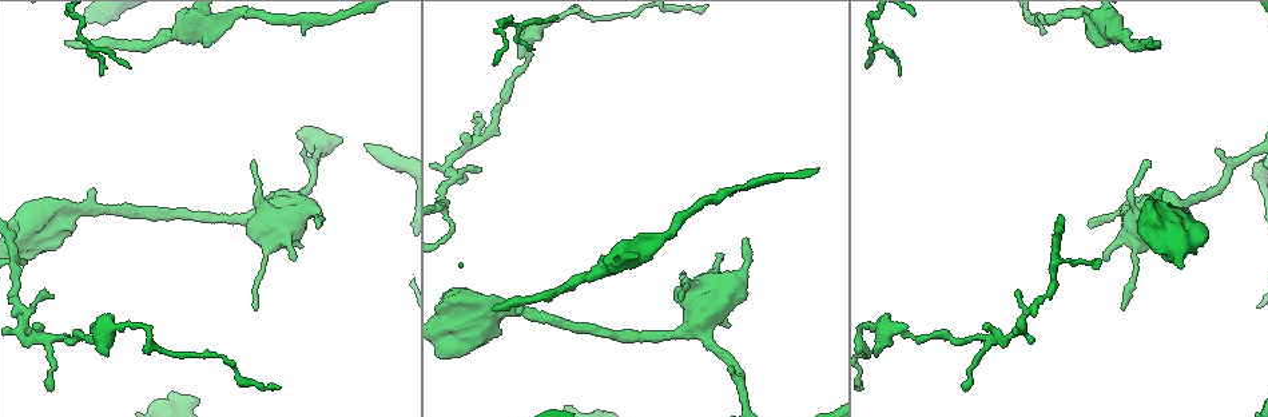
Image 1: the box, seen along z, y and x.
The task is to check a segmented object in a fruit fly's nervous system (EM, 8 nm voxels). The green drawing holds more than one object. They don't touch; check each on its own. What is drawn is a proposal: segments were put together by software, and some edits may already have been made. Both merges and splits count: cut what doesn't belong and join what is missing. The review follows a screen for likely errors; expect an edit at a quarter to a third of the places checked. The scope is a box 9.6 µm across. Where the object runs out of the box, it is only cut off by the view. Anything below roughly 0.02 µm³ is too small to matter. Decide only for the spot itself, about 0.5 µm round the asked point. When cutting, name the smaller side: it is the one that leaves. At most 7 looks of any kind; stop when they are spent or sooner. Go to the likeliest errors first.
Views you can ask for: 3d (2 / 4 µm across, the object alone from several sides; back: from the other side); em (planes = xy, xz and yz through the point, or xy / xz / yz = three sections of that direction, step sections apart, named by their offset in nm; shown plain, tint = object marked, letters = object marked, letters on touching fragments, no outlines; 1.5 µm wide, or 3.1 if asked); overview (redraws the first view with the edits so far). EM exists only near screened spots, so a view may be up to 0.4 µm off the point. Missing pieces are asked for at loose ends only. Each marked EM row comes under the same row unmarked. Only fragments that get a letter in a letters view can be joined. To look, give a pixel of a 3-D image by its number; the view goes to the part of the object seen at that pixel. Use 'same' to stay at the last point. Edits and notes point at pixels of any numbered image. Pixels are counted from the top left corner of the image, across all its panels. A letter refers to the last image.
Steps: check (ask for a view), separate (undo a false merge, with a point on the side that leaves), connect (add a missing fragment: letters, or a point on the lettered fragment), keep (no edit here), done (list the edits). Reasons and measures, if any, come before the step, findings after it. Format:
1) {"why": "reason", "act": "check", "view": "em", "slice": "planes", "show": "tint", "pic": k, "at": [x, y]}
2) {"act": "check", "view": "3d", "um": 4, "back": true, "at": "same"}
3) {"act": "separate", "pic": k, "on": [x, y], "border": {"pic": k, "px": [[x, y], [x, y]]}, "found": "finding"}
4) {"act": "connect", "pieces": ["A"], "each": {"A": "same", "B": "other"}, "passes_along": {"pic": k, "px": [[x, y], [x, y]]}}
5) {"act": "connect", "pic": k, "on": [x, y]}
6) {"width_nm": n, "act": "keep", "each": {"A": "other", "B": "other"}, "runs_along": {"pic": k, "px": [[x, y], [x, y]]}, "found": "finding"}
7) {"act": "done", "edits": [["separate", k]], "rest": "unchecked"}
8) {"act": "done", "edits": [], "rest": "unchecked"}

{"why": "end of a long branch", "act": "check", "view": "em", "slice": "planes", "show": "letters", "pic": 1, "at": [66, 40]}

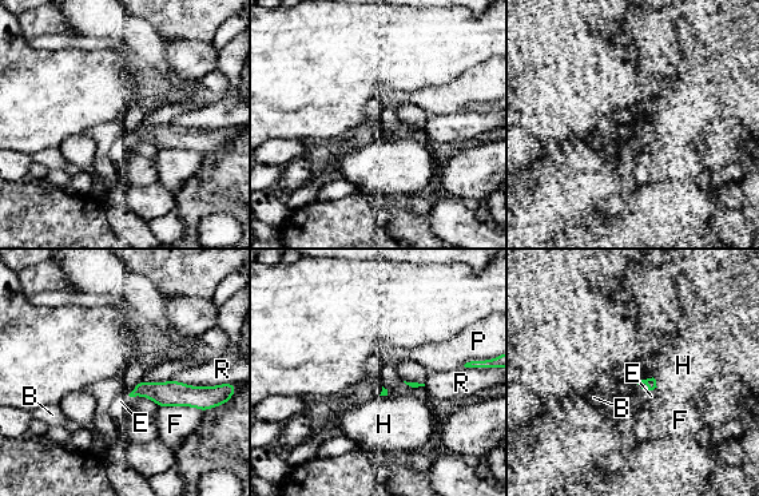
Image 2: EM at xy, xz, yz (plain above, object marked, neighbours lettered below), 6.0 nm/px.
{"act": "connect", "pieces": ["E"], "each": {"B": "other", "E": "same", "F": "other", "H": "other", "P": "other", "R": "other"}, "found": "the cell continues"}

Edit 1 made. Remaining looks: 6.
{"why": "thin end", "act": "check", "view": "em", "slice": "xy", "step": 4, "show": "letters", "pic": 1, "at": [459, 181]}

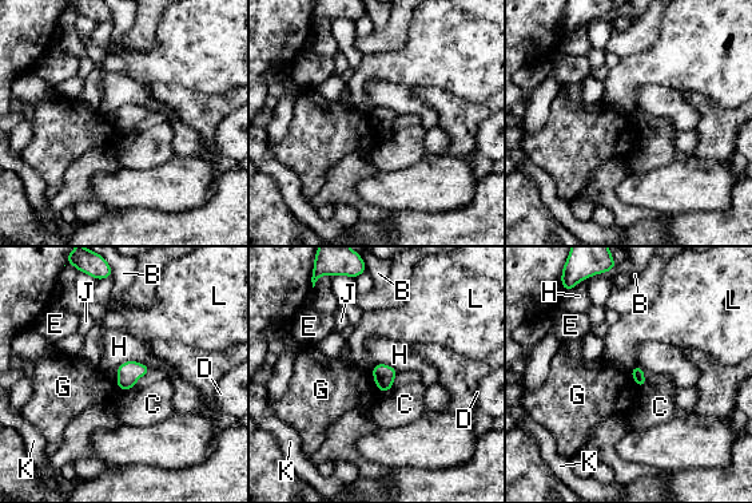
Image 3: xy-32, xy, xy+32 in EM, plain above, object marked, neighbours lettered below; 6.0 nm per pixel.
{"why": "another direction", "act": "check", "view": "em", "slice": "planes", "show": "letters", "at": "same"}

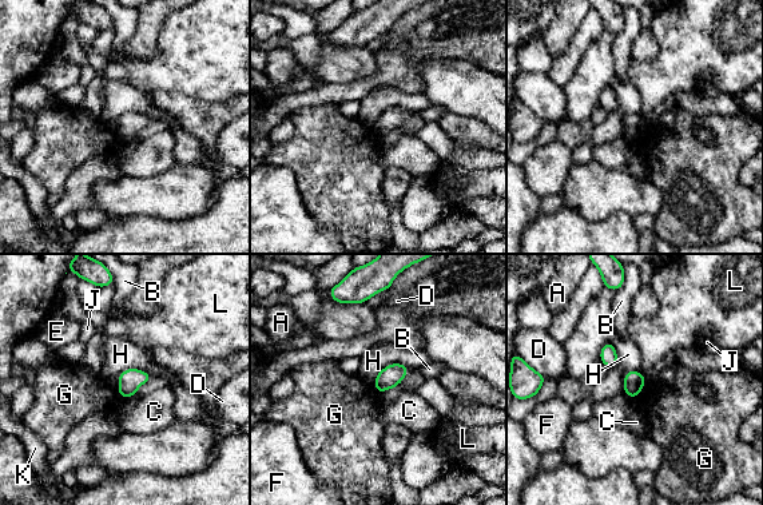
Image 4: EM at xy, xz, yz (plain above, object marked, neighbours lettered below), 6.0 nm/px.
{"width_nm": 130, "act": "keep", "each": {"A": "other", "B": "other", "C": "other", "D": "other", "E": "other", "F": "other", "G": "other", "H": "other", "J": "other", "K": "other", "L": "other"}, "border": {"pic": 4, "px": [[153, 376], [124, 369], [116, 388]]}, "found": "no lettered fragment goes on from it"}

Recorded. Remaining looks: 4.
{"why": "free end", "act": "check", "view": "em", "slice": "yz", "step": 8, "show": "tint", "pic": 1, "at": [966, 388]}

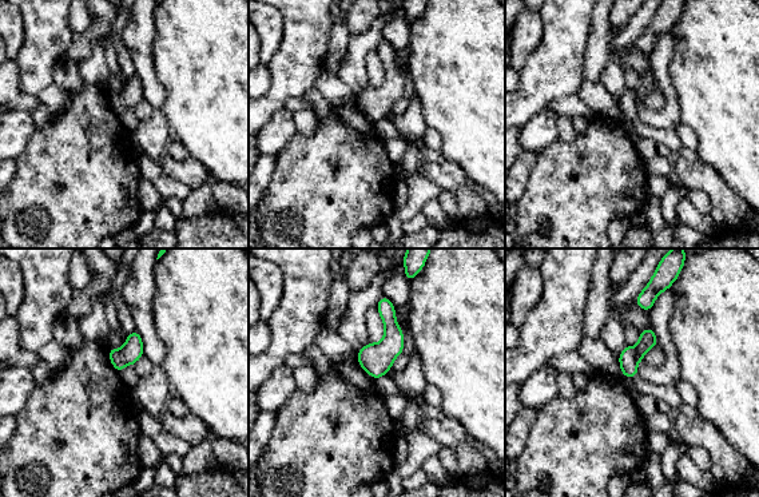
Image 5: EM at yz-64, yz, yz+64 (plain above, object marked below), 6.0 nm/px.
{"act": "check", "view": "em", "slice": "planes", "show": "tint", "at": "same"}

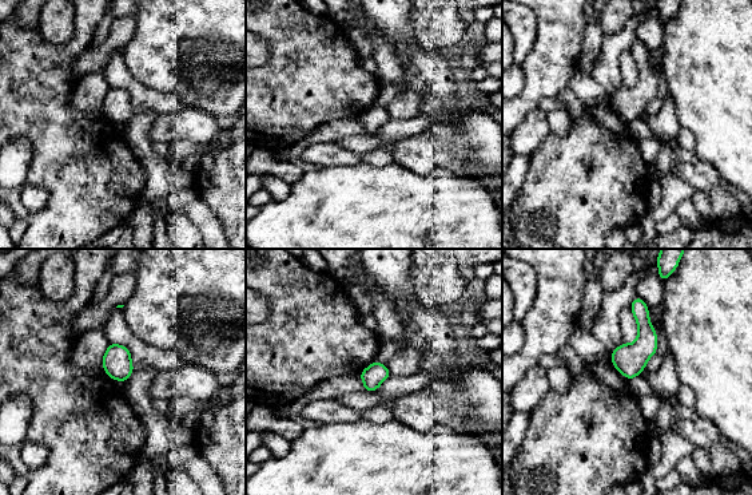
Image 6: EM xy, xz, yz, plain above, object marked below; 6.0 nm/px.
{"why": "see the neighbours", "act": "check", "view": "em", "slice": "planes", "show": "letters", "at": "same"}

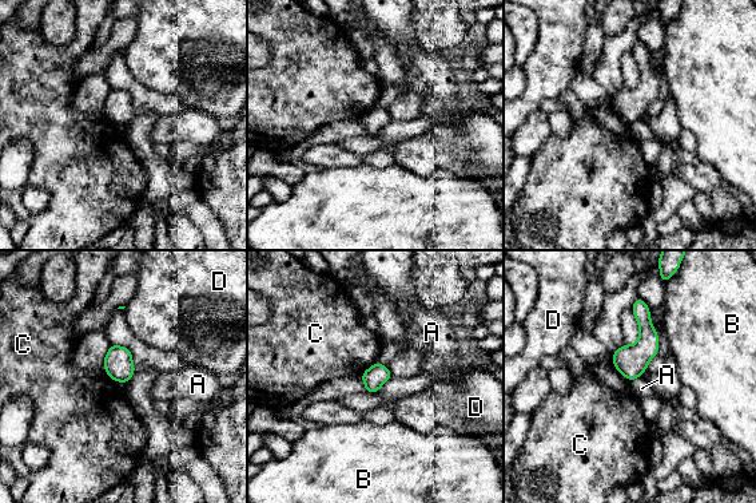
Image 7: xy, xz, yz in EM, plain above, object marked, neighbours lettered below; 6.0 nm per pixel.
{"width_nm": 140, "act": "keep", "each": {"A": "other", "B": "other", "C": "other", "D": "other"}, "border": {"pic": 7, "px": [[640, 376], [631, 381]]}, "found": "none of them fits"}

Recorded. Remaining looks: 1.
{"act": "done", "edits": [["connect", 2]], "rest": "unchecked"}

